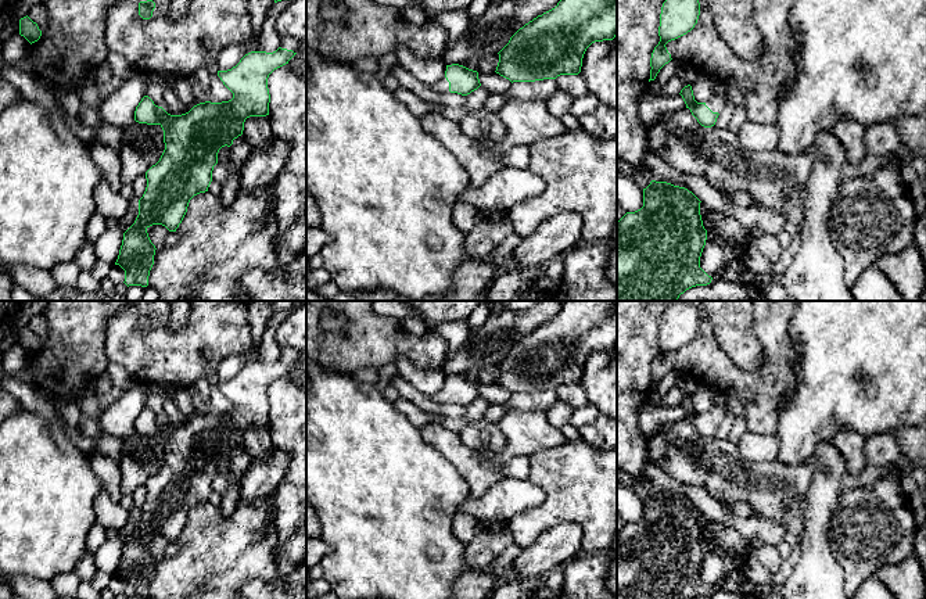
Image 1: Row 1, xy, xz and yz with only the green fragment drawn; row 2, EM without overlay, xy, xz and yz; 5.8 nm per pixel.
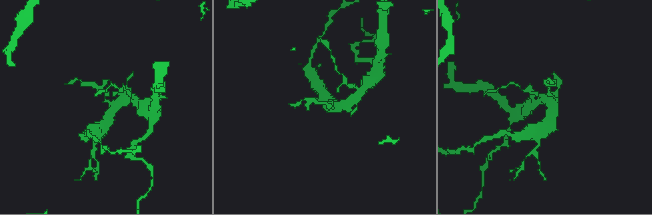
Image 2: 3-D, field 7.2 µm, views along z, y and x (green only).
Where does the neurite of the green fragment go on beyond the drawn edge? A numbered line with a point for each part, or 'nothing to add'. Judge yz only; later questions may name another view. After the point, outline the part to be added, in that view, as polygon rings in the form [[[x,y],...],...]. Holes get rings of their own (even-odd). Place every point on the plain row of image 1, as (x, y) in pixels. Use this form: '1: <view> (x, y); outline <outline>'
1: yz (715, 413); outline [[[713,405],[707,412],[706,416],[713,422],[713,423],[721,423],[722,419],[725,417],[726,409],[721,406]]]

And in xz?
1: xz (442, 397); outline [[[446,388],[441,390],[439,392],[430,395],[430,398],[439,403],[439,405],[449,405],[449,392],[446,391]]]

